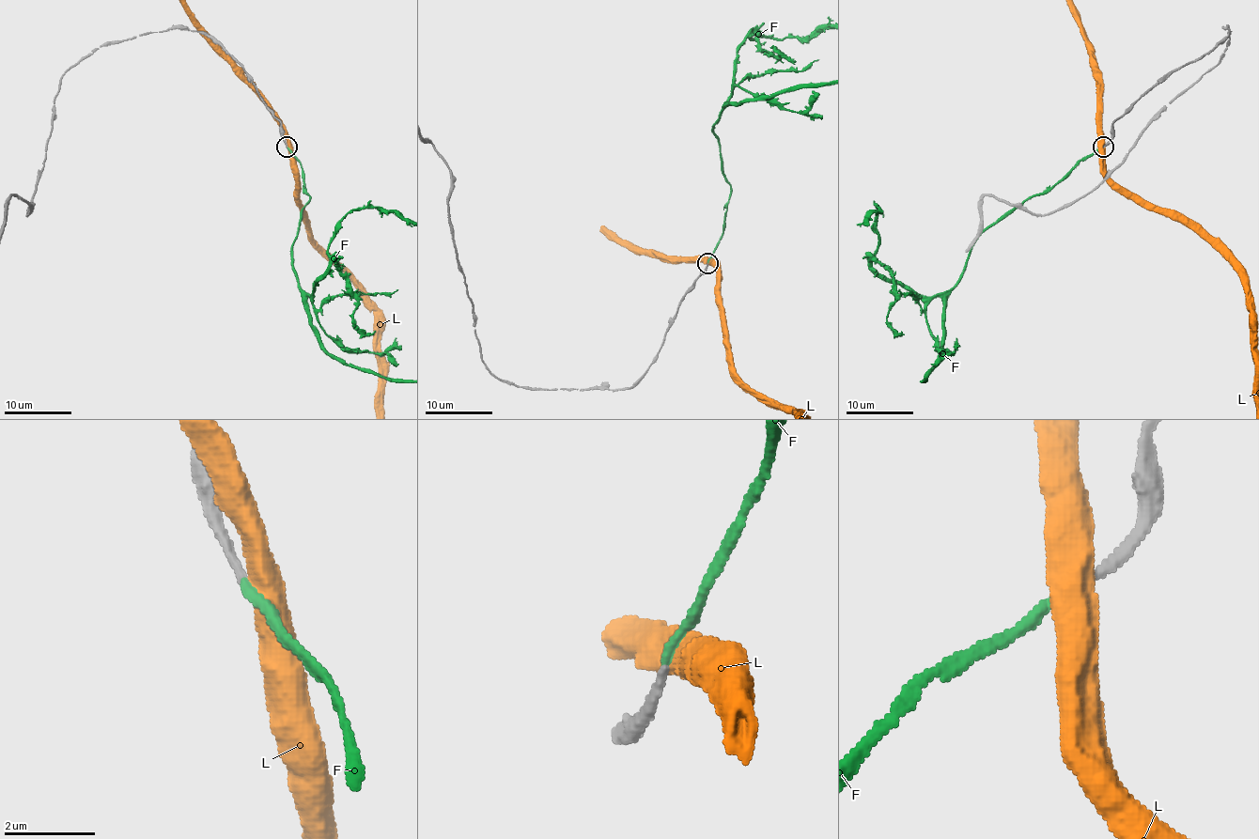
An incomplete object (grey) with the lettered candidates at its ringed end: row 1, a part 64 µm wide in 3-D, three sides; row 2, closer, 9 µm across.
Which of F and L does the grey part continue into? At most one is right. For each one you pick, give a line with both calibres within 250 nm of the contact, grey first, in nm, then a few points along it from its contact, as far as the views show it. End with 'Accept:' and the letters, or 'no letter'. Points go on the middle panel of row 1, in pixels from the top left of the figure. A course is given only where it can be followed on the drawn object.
F: 200/180 nm
Accept: F

